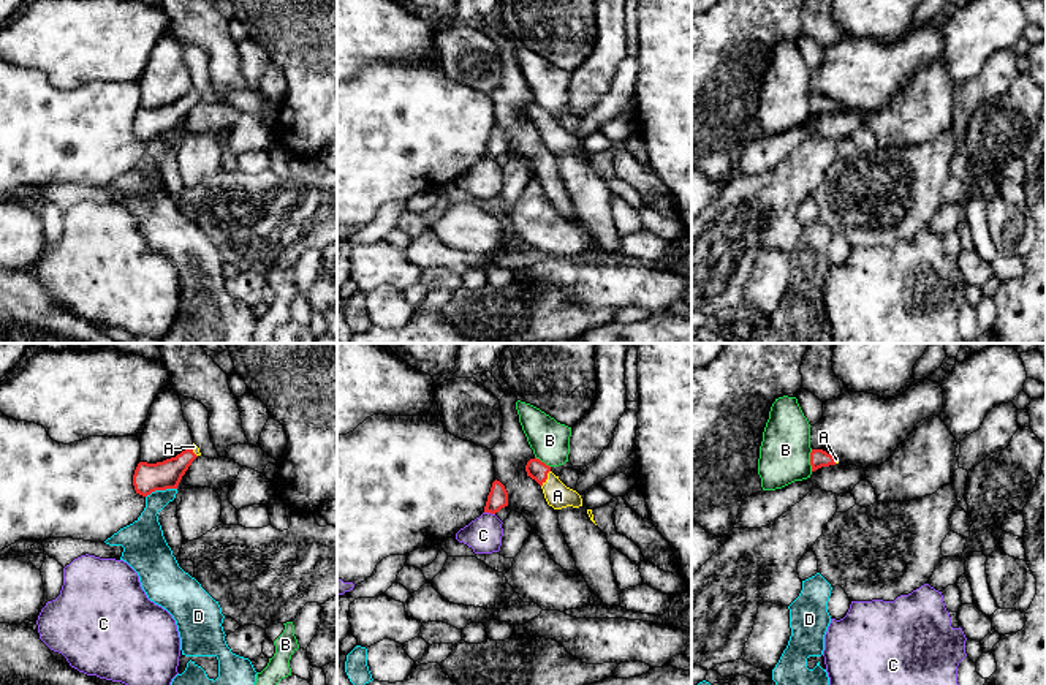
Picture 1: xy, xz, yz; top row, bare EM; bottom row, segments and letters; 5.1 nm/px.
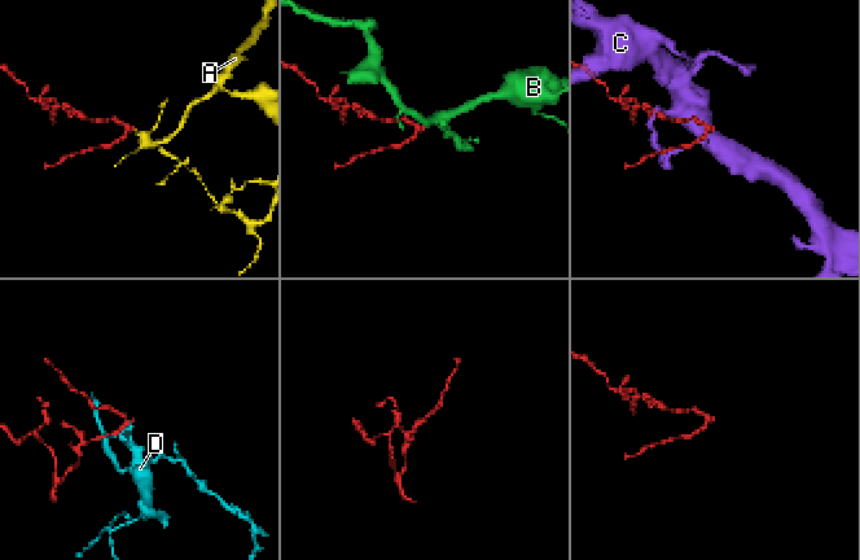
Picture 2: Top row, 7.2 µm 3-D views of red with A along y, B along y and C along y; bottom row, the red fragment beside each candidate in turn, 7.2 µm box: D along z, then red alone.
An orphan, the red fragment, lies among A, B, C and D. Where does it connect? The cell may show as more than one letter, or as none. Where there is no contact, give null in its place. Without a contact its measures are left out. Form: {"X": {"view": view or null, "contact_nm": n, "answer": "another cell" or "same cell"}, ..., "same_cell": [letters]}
{"A": {"view": "xz", "contact_nm": 100, "answer": "same cell"}, "B": {"view": "yz", "contact_nm": 110, "answer": "another cell"}, "C": {"view": "xz", "contact_nm": 60, "answer": "another cell"}, "D": {"view": "xy", "contact_nm": 170, "answer": "another cell"}, "same_cell": ["A"]}

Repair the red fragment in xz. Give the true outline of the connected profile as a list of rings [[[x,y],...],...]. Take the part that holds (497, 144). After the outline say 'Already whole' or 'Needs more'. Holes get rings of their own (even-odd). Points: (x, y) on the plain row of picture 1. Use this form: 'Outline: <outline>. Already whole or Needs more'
Outline: [[[495,125],[487,141],[484,158],[495,160],[505,152],[508,152],[508,138],[505,131]]]. Already whole

